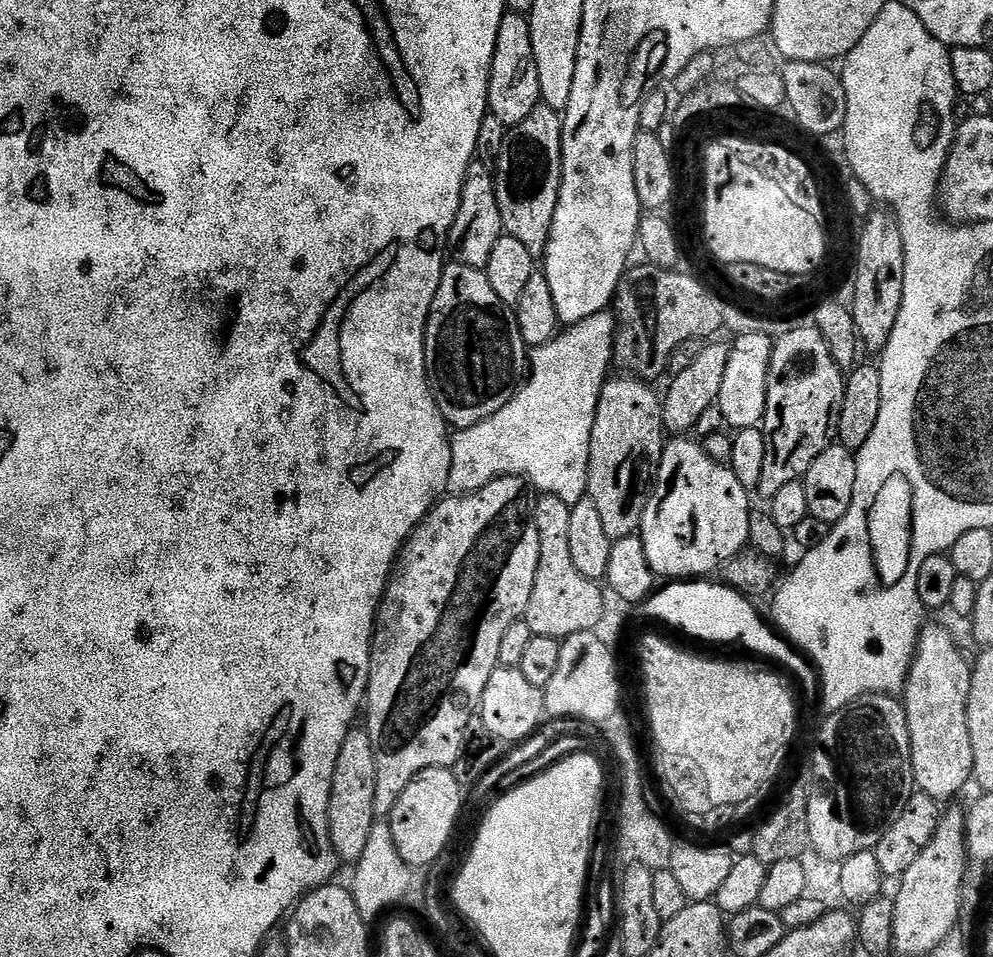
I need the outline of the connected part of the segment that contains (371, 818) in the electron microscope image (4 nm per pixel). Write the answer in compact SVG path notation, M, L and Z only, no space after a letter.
M364 730L348 733L342 744L342 754L338 754L338 766L334 770L332 802L328 815L328 832L332 836L337 857L349 866L355 865L370 842L370 830L378 823L374 810L374 786L376 785L376 747Z

